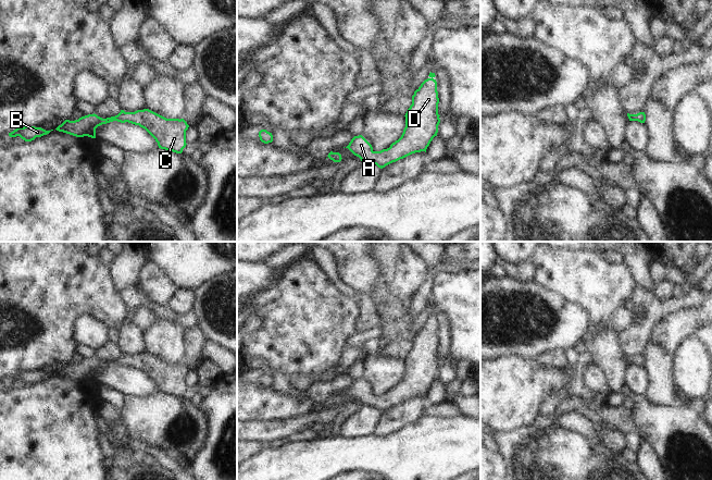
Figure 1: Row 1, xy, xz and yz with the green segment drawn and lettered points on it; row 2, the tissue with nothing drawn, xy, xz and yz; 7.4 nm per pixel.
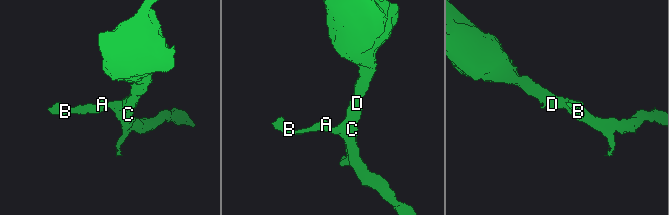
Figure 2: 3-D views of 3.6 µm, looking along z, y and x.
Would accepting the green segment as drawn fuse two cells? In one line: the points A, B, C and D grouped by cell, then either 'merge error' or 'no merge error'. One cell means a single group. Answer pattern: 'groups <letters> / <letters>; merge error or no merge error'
groups A B C D; no merge error

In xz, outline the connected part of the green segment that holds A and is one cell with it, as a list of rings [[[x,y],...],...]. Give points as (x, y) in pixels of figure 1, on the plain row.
[[[430,316],[428,320],[429,321],[421,328],[412,340],[412,348],[404,359],[405,371],[401,381],[392,386],[389,392],[374,395],[372,389],[362,379],[354,380],[346,392],[348,392],[354,399],[359,401],[362,406],[369,405],[380,413],[412,397],[421,395],[426,396],[430,385],[437,380],[438,369],[440,367],[440,359],[438,358],[439,342],[437,325],[434,322],[436,319]]]

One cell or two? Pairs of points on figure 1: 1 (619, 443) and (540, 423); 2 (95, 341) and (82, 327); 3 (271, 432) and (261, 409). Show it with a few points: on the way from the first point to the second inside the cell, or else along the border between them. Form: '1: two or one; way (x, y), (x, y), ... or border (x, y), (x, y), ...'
1: two; border (600, 427), (607, 430), (621, 431), (625, 435)
2: one; way (92, 337), (85, 330)
3: two; border (290, 418), (248, 421)

